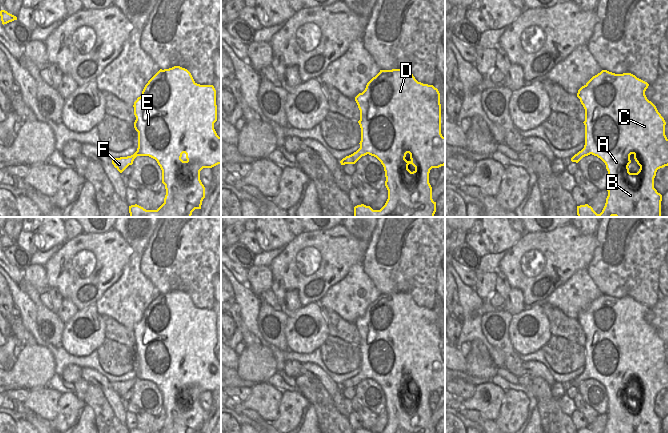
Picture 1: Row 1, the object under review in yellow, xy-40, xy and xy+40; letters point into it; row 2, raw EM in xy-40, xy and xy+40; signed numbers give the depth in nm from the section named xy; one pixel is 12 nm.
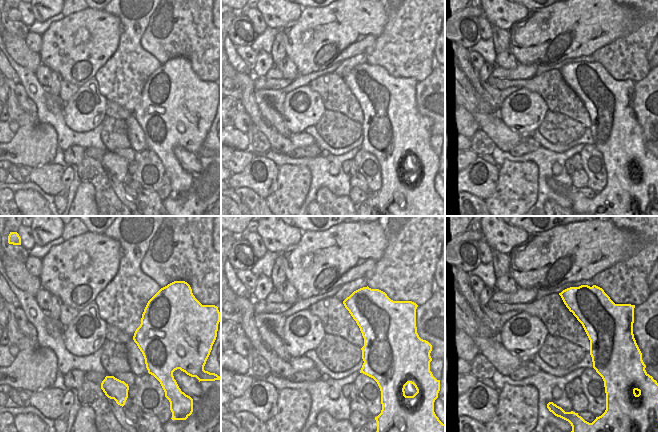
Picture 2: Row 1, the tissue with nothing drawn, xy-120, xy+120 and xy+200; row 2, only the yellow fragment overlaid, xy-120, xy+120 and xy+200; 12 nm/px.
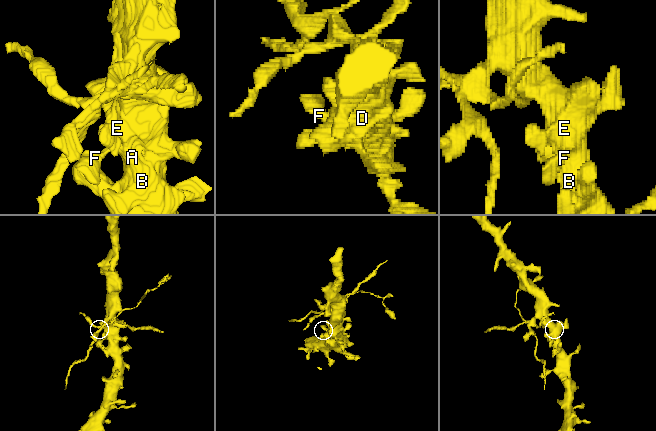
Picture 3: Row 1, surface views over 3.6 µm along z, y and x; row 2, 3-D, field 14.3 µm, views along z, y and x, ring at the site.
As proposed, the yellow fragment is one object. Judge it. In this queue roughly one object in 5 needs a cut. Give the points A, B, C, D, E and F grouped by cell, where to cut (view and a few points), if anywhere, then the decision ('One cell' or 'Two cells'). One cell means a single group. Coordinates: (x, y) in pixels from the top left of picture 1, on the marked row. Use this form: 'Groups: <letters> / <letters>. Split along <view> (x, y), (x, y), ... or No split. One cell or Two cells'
Groups: A B C D E F. No split. One cell.

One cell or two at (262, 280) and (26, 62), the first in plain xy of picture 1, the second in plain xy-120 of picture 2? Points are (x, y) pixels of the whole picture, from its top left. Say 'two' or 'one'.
two

